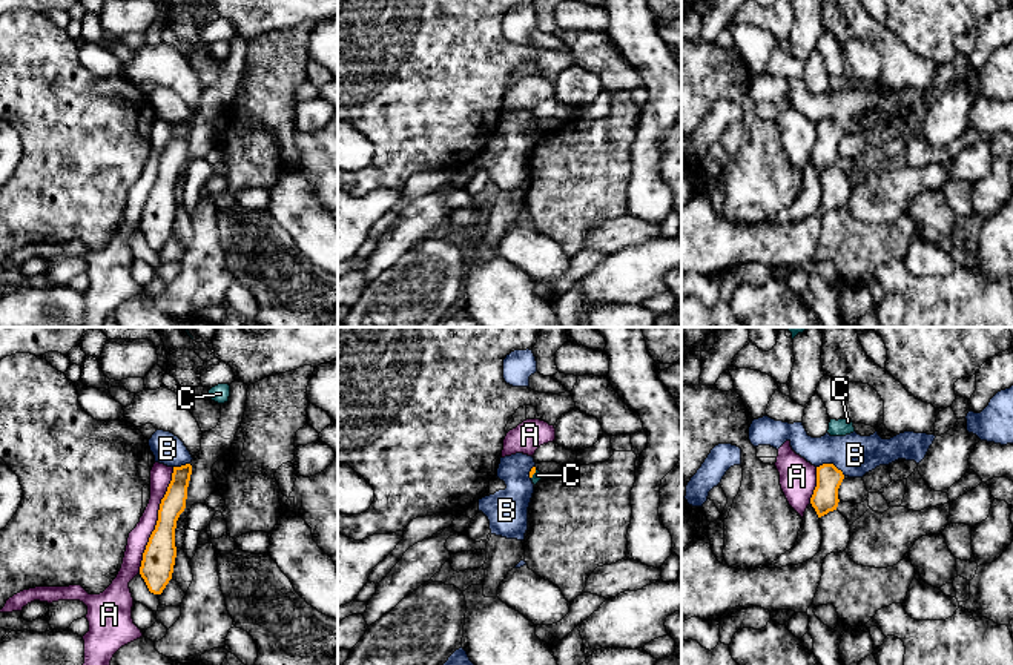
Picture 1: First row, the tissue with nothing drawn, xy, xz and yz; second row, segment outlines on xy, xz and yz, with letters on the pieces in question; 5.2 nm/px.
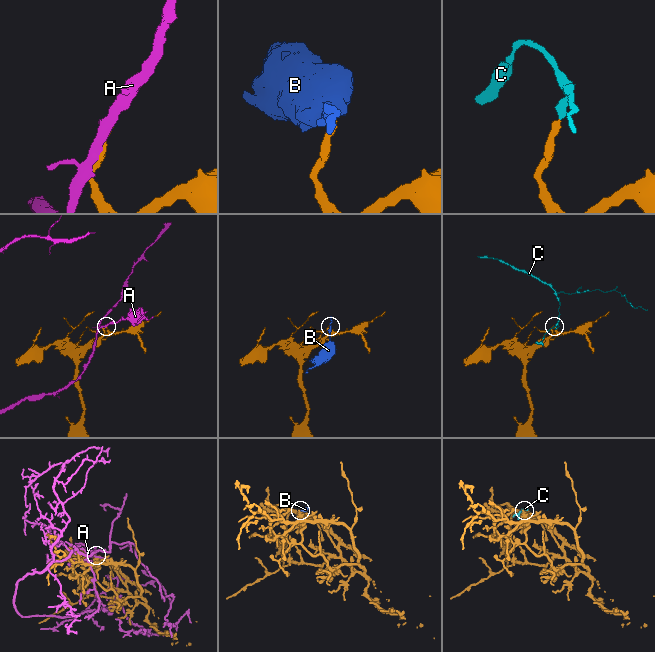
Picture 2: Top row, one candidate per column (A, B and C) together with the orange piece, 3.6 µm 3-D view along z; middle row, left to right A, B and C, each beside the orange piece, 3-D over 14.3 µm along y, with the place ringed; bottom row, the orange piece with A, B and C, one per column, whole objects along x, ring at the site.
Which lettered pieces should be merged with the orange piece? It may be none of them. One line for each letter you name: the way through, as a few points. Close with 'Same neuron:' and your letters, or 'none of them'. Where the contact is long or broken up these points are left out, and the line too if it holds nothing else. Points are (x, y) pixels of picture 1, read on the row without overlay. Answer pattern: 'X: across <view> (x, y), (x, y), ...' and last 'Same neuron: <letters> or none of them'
Same neuron: none of them

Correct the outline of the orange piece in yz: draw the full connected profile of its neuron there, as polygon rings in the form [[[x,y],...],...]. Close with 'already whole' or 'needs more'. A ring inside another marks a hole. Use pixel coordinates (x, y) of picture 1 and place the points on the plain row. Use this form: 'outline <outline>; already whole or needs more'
outline [[[823,120],[817,123],[817,143],[810,154],[810,160],[815,164],[818,174],[836,166],[840,158],[838,144],[843,135],[843,127],[833,120]]]; already whole

